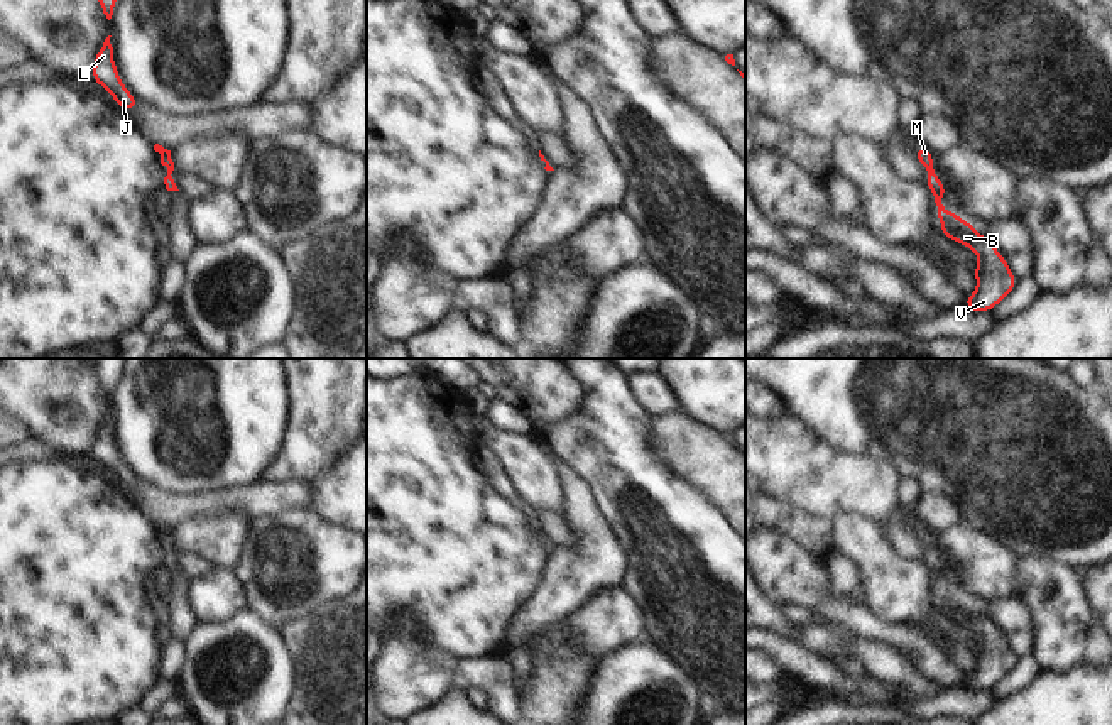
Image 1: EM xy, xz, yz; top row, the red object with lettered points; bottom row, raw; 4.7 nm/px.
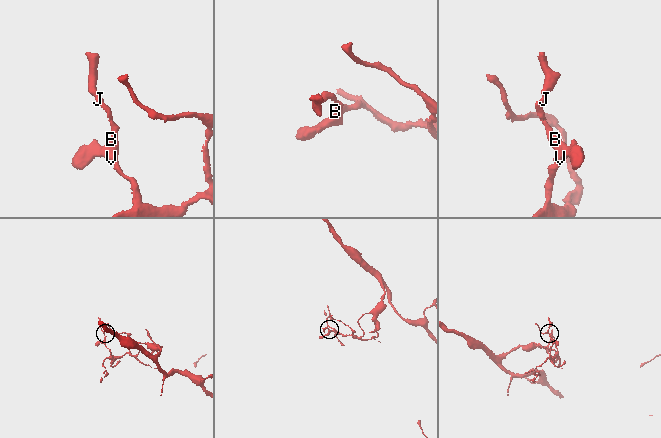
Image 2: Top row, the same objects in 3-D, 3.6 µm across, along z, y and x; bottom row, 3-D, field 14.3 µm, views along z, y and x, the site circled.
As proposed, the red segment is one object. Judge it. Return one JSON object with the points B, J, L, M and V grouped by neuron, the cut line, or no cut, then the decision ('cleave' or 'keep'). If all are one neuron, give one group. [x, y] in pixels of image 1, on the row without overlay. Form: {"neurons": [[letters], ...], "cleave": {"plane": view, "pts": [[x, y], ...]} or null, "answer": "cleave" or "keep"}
{"neurons": [["B", "J", "L", "M", "V"]], "cleave": null, "answer": "keep"}

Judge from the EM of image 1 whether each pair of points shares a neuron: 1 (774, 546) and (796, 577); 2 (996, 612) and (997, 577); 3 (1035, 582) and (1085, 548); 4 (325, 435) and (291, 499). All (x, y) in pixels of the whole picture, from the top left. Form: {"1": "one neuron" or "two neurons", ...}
{"1": "one neuron", "2": "two neurons", "3": "two neurons", "4": "two neurons"}

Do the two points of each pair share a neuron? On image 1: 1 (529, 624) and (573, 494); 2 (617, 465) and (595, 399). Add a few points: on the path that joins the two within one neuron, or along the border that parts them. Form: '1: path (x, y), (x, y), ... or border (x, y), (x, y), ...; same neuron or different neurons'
1: path (560, 592), (580, 568), (580, 526); same neuron
2: path (610, 448), (609, 416); same neuron

